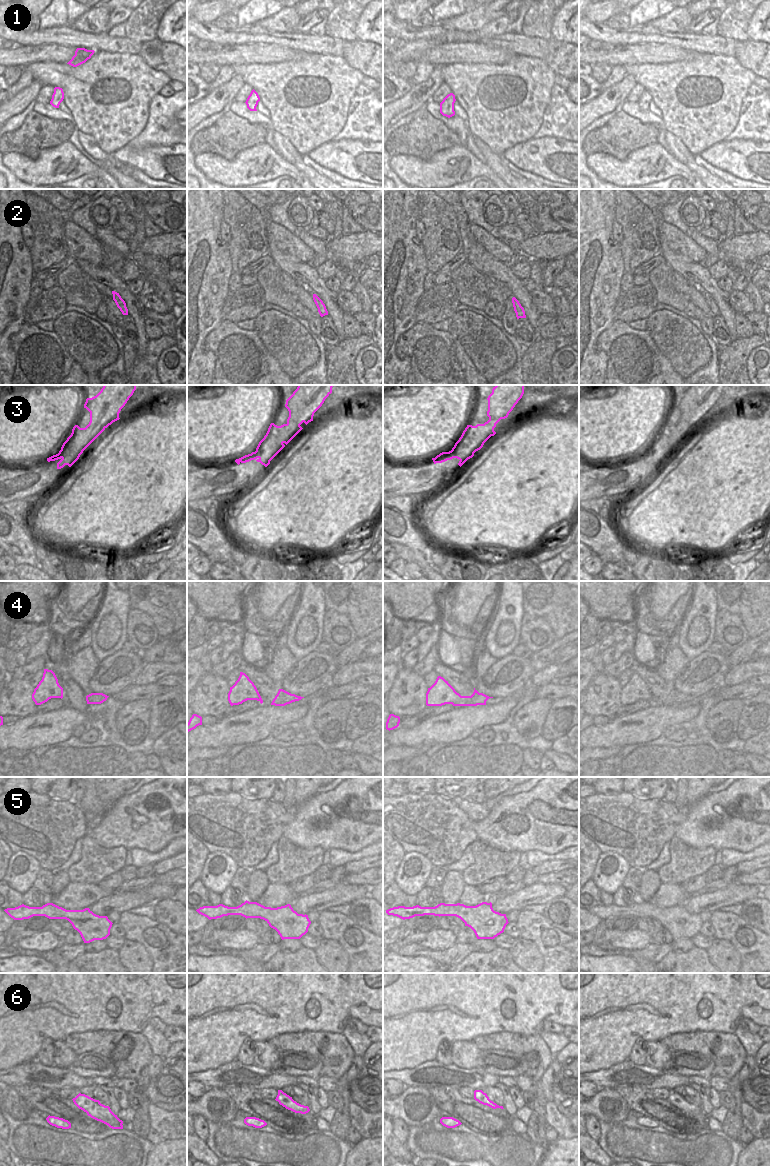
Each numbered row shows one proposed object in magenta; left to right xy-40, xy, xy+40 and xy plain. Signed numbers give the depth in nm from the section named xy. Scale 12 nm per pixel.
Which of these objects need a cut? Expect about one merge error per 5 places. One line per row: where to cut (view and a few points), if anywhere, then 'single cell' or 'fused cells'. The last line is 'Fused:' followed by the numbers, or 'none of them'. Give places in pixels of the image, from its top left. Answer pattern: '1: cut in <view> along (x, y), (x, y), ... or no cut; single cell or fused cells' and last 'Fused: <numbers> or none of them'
1: no cut; single cell
2: no cut; single cell
3: cut in xy+40 along (454, 445), (459, 449), (457, 457); fused cells
4: no cut; single cell
5: no cut; single cell
6: no cut; single cell
Fused: 3

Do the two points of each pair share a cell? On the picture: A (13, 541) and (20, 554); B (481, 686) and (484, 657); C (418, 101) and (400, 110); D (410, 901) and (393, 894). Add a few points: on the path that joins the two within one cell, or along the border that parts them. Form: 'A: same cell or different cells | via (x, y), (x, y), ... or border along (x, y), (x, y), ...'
A: same cell | via (16, 544), (20, 551)
B: different cells | border along (497, 659), (481, 677), (475, 678)
C: same cell | via (414, 101), (404, 106)
D: same cell | via (406, 900), (397, 898)

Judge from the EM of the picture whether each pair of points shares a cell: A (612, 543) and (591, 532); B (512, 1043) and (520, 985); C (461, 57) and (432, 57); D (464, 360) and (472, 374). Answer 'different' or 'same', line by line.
A: same
B: different
C: same
D: same

